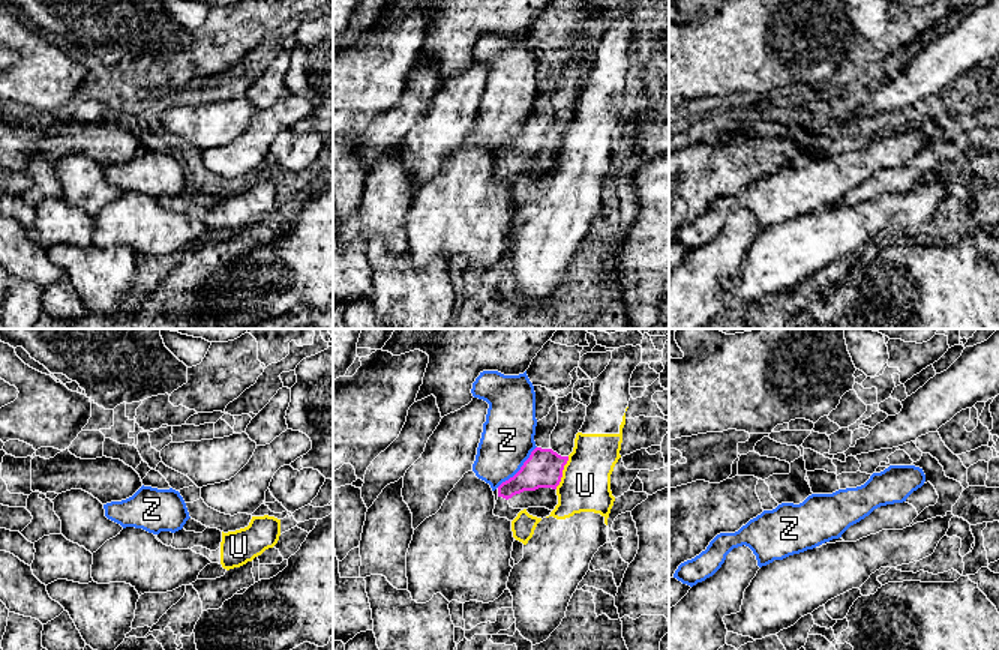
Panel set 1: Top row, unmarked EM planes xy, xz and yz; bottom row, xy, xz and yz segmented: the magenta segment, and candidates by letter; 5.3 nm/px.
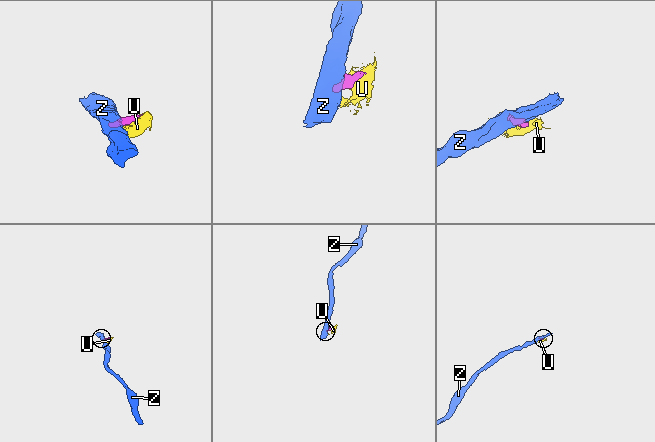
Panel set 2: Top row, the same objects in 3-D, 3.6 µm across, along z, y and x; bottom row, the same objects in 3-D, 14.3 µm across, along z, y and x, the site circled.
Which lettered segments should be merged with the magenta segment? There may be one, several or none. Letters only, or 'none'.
none

